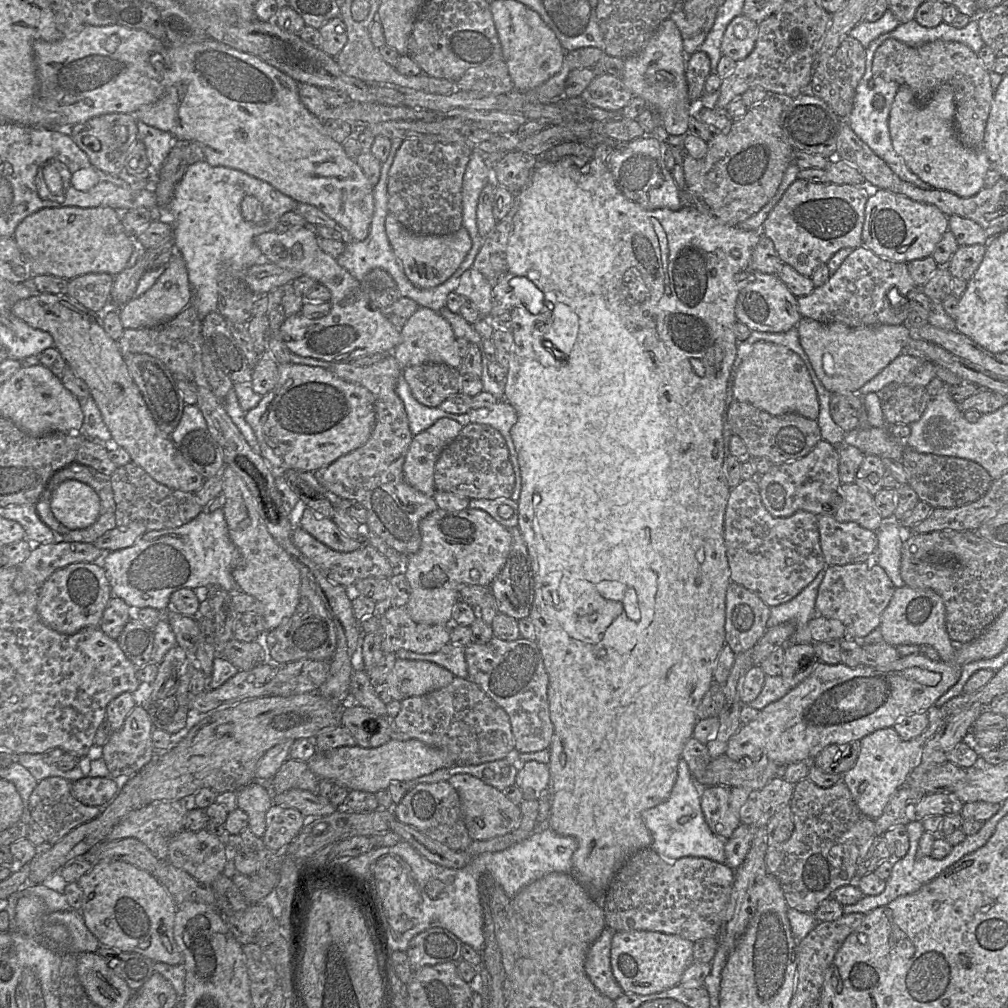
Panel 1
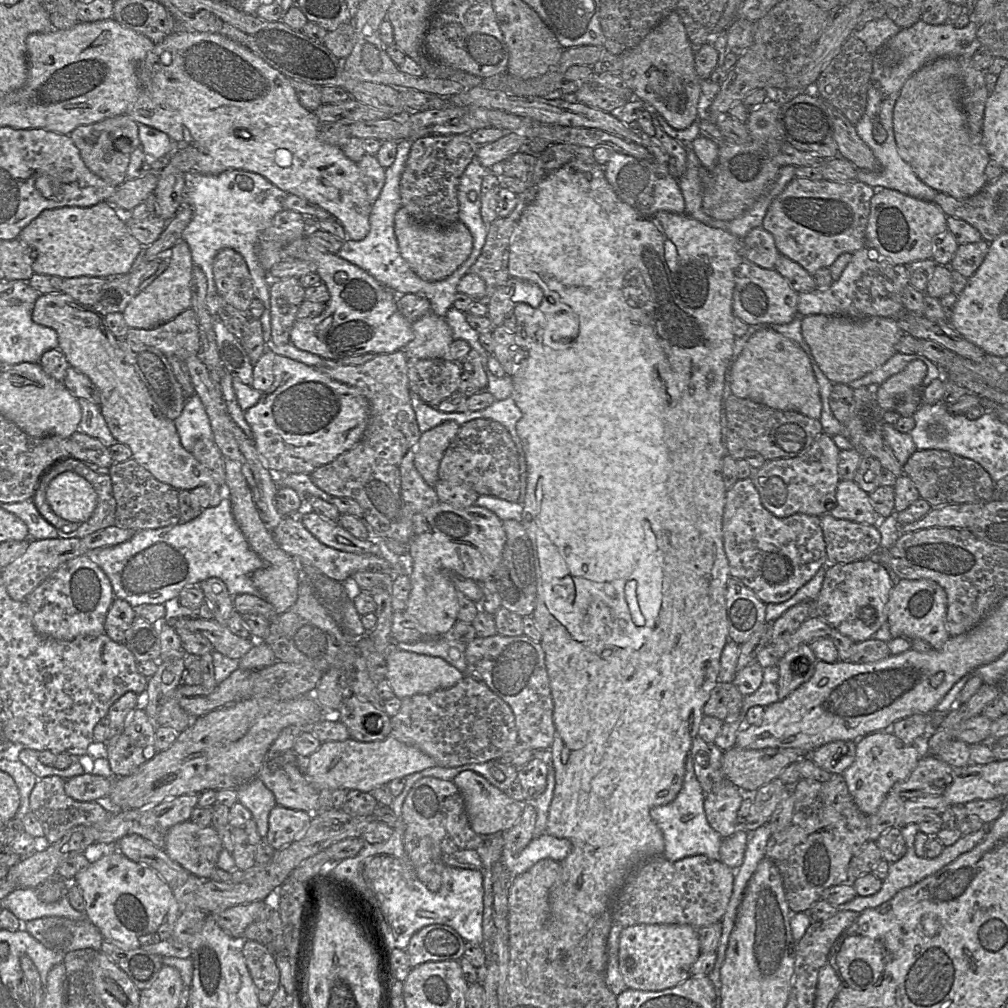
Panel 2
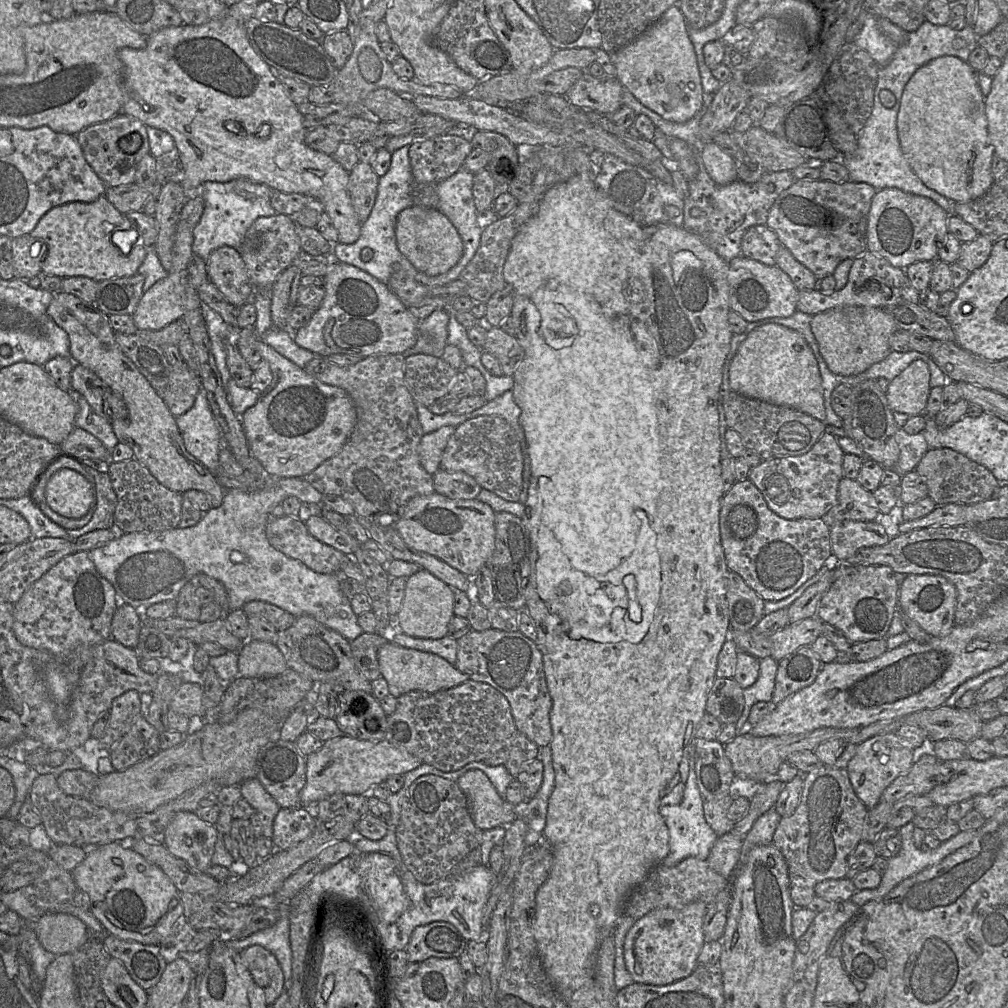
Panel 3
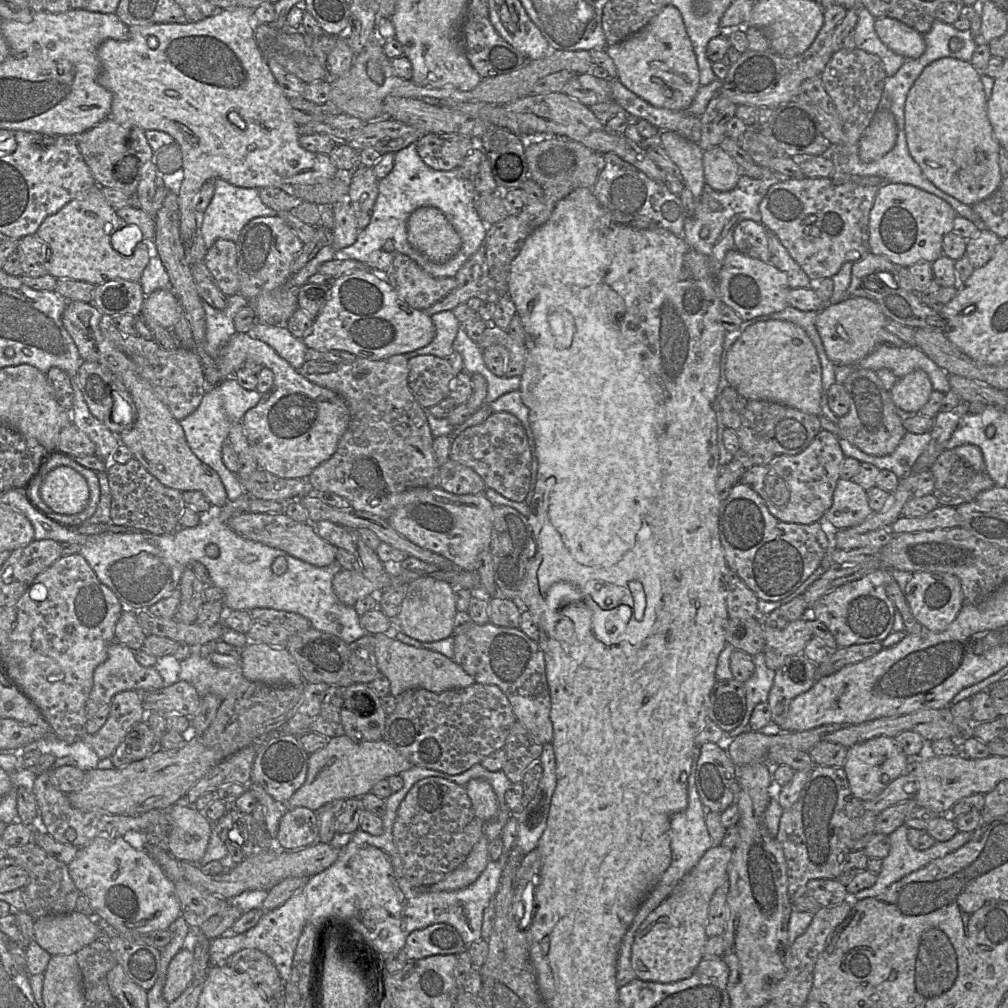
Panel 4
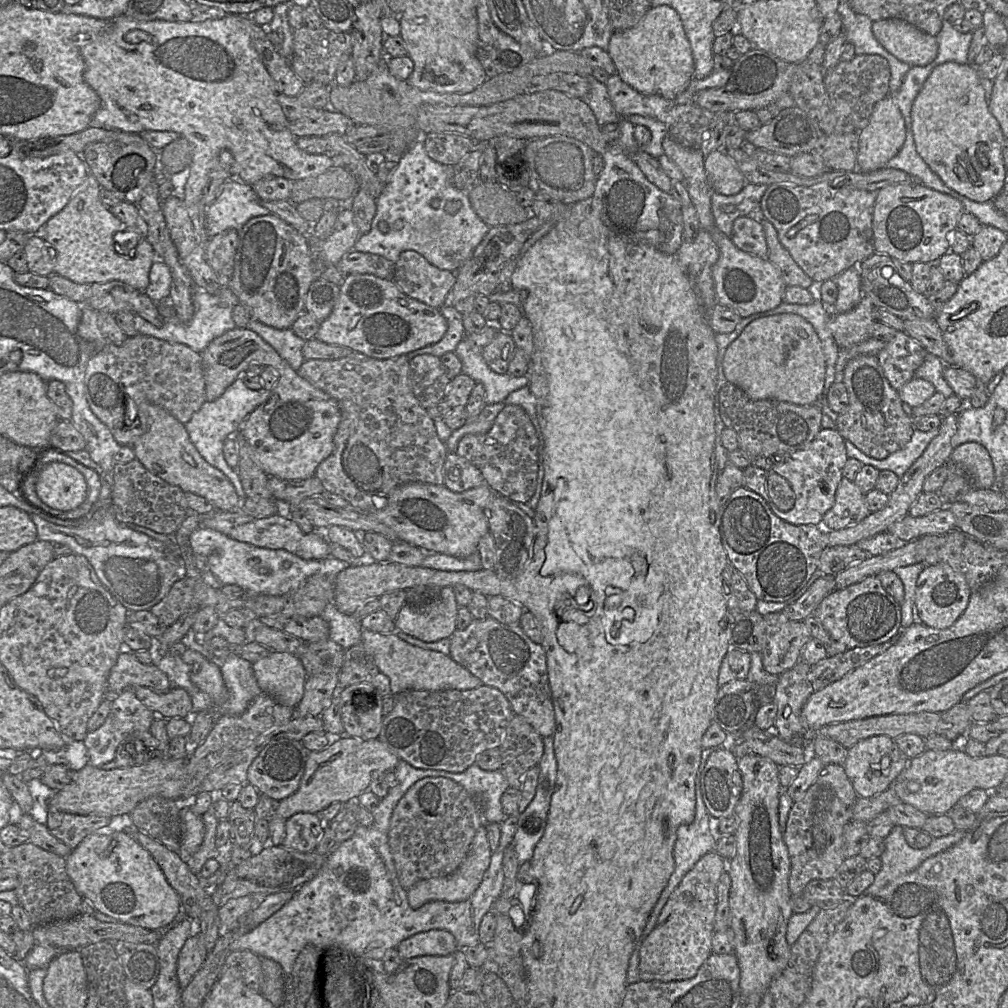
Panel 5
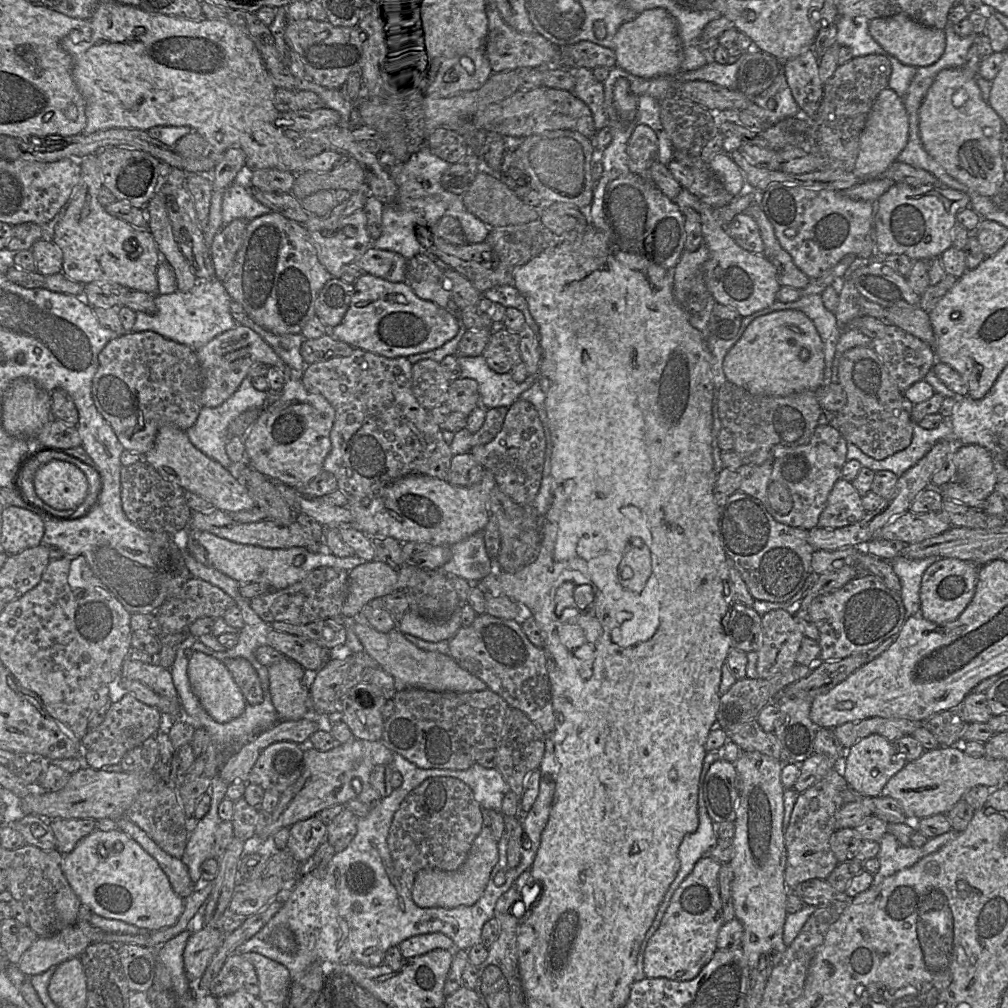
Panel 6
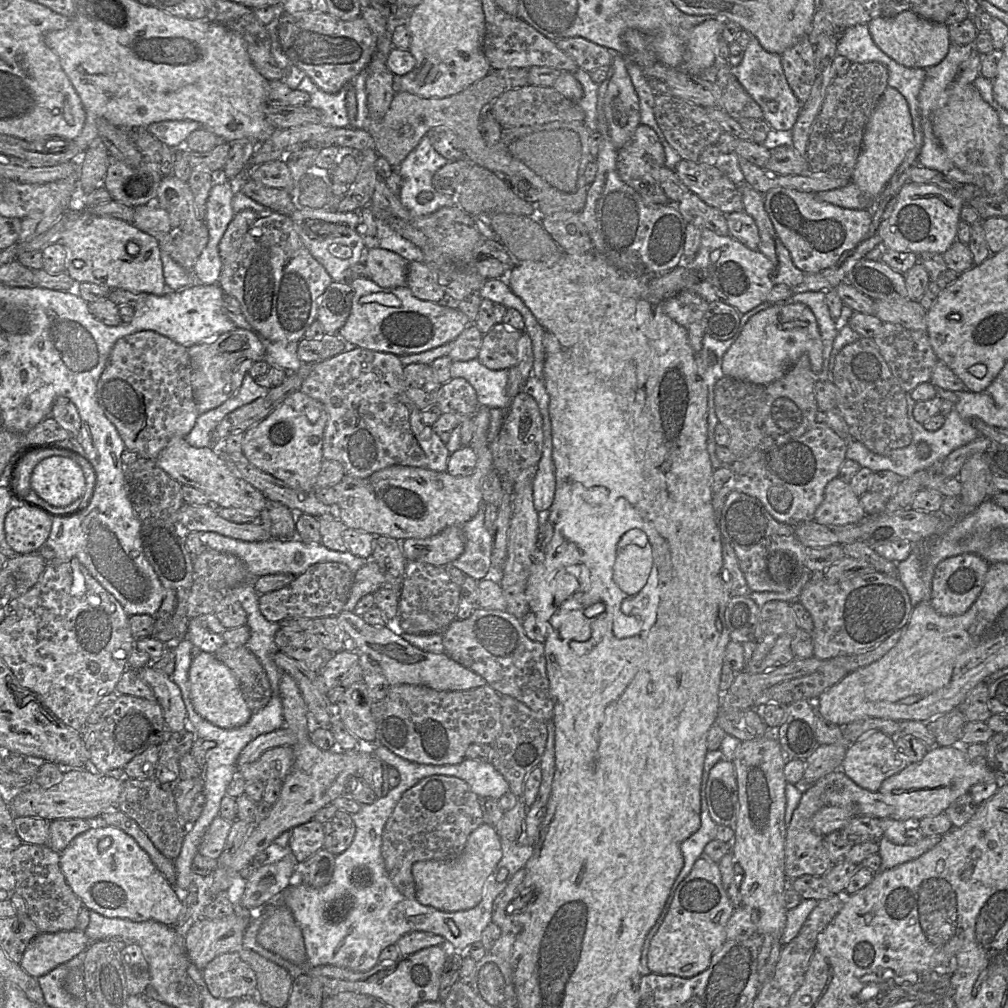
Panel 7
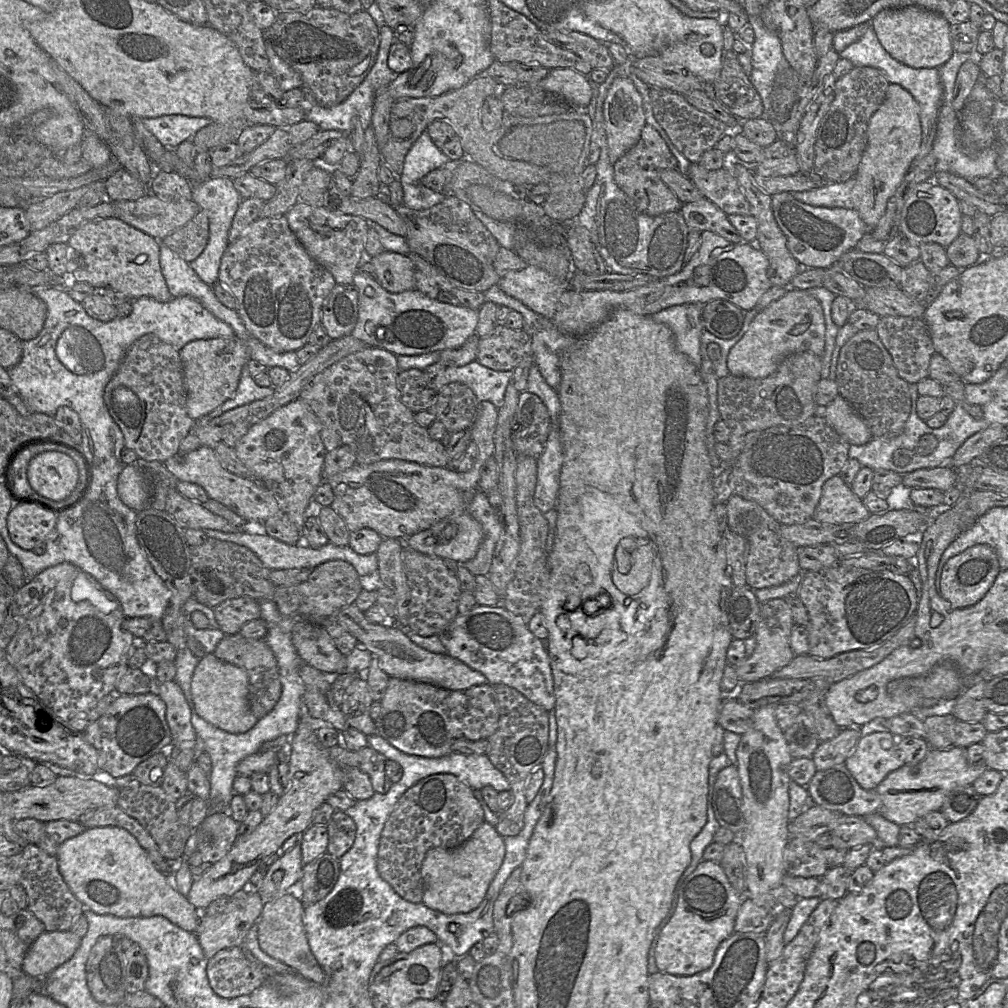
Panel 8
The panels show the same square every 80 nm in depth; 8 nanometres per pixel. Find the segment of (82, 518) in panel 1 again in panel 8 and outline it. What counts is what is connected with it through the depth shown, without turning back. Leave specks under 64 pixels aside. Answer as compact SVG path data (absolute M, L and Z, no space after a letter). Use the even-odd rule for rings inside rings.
M47 451L31 459L27 478L32 489L54 501L66 499L78 482L78 467L67 454Z

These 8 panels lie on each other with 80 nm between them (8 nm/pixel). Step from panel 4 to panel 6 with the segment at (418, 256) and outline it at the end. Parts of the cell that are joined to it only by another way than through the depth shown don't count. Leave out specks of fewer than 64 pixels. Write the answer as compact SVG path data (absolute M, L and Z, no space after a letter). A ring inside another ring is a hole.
M426 142L422 143L405 161L399 163L394 200L391 204L382 205L380 210L381 234L376 240L370 241L367 248L395 252L406 260L418 254L426 255L439 268L445 270L451 268L429 253L417 241L414 233L416 226L430 228L443 216L451 216L459 220L467 244L481 243L486 240L490 228L465 208L462 195L446 191L441 184L442 174L449 165L448 162L433 154ZM433 195L437 195L440 200L435 202L432 199Z

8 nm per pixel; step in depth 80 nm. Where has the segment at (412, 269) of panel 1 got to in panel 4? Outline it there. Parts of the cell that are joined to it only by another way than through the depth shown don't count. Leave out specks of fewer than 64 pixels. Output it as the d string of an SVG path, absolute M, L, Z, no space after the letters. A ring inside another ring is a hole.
M431 206L409 215L407 239L413 249L438 264L448 261L461 247L461 239L445 215Z

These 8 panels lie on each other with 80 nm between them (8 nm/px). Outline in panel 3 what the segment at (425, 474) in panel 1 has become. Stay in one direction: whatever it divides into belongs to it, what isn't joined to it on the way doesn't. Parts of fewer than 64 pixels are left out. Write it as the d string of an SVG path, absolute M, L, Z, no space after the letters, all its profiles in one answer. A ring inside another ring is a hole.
M443 426L440 429L424 434L419 445L419 457L427 473L434 474L441 469L440 462L450 437L455 433L456 427Z

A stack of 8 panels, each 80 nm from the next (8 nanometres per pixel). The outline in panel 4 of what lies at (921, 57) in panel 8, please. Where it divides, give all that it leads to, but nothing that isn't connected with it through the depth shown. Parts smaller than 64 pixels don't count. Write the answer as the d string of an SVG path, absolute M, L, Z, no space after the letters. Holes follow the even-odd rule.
M881 17L875 20L874 28L881 42L904 58L919 58L926 49L923 34L903 22Z

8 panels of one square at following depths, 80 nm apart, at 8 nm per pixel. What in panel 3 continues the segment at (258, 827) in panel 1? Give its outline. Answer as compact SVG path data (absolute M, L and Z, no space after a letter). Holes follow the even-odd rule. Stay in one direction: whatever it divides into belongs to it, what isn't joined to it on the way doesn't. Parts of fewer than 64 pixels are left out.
M256 777L245 780L240 788L242 798L260 814L262 835L272 838L273 822L281 807Z

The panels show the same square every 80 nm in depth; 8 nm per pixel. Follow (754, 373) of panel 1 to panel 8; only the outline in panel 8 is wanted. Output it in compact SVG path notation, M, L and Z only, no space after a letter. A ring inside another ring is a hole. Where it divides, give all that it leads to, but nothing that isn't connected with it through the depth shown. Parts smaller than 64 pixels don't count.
M788 288L786 294L760 311L753 319L744 336L732 347L727 358L727 367L736 377L765 378L773 374L781 361L799 352L812 352L822 357L825 348L825 319L820 302L806 290Z

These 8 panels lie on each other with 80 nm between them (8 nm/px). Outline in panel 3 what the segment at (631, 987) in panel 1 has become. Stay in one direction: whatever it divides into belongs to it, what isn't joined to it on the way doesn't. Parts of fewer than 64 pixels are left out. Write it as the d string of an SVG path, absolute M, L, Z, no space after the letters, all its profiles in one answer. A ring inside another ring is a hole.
M693 902L681 908L661 908L637 920L624 941L624 960L633 982L669 985L690 976L705 944L703 921L708 905Z

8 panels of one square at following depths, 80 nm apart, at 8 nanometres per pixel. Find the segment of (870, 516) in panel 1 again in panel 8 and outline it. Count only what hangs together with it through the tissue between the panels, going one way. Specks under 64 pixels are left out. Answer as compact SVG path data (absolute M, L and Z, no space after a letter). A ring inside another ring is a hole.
M837 475L825 482L812 519L825 524L850 527L870 515L862 499Z

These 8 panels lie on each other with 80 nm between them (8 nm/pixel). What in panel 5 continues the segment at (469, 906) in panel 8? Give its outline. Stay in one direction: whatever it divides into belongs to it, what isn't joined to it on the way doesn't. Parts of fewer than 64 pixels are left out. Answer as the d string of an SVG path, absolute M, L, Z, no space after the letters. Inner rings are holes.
M483 825L476 833L464 861L454 873L445 877L420 880L410 887L407 892L410 907L418 909L432 901L462 902L467 900L479 887L489 867L492 853L487 838L487 829Z

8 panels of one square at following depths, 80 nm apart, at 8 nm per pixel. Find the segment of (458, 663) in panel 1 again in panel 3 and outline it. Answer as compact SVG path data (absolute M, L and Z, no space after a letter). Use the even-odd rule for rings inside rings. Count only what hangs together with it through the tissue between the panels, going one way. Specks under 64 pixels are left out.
M395 629L391 632L391 641L405 648L436 654L455 666L458 645L457 640L450 636L440 639L416 638Z

